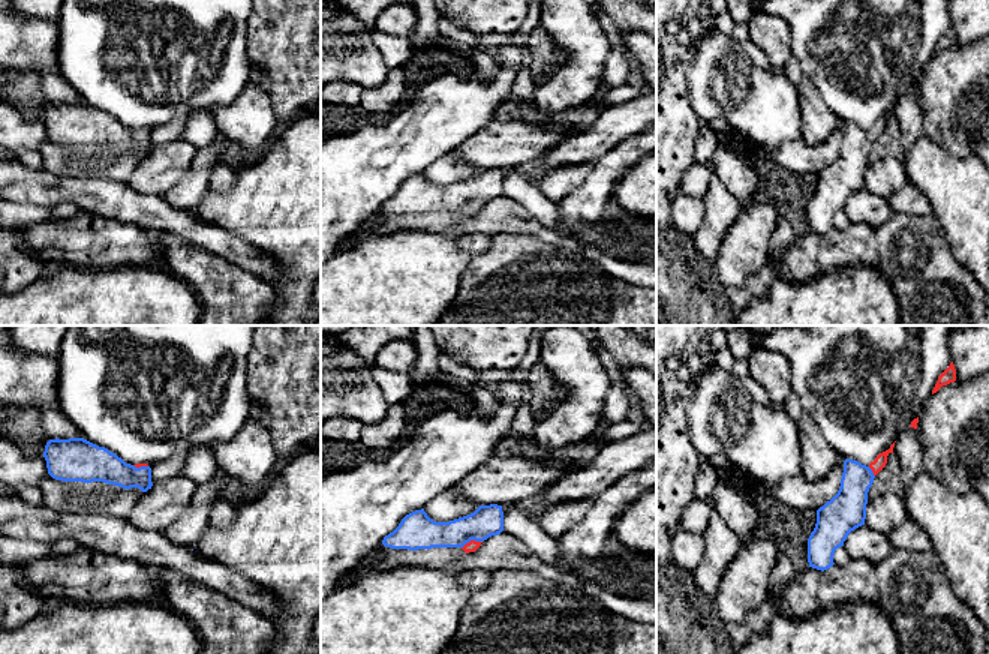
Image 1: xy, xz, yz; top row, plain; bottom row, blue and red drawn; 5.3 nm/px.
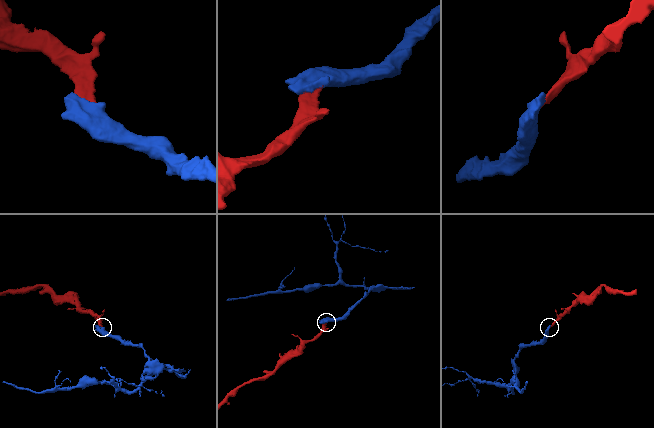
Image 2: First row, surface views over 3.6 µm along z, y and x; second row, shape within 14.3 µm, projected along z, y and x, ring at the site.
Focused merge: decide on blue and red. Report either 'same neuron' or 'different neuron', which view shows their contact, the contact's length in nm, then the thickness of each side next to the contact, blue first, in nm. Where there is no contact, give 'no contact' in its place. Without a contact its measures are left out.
same neuron; contact in xz; length 120 nm; calibres 170 and 60 nm

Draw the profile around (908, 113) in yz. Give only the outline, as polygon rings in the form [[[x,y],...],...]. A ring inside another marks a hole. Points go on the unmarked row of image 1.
[[[914,92],[905,93],[896,104],[893,117],[899,124],[901,146],[908,154],[923,134],[923,110]]]

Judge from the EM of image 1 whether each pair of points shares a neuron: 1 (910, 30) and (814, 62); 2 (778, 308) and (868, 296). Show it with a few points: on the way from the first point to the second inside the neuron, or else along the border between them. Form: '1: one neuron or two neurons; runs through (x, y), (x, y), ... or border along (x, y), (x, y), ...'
1: one neuron; runs through (886, 30), (866, 30), (862, 35), (838, 38)
2: one neuron; runs through (800, 305), (845, 305)

